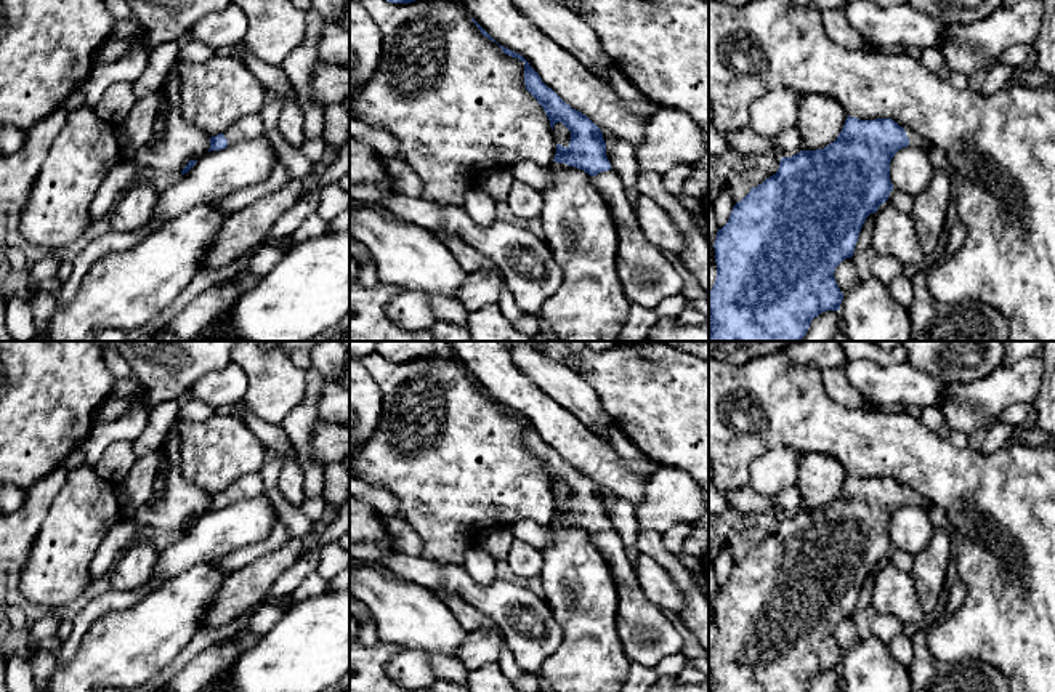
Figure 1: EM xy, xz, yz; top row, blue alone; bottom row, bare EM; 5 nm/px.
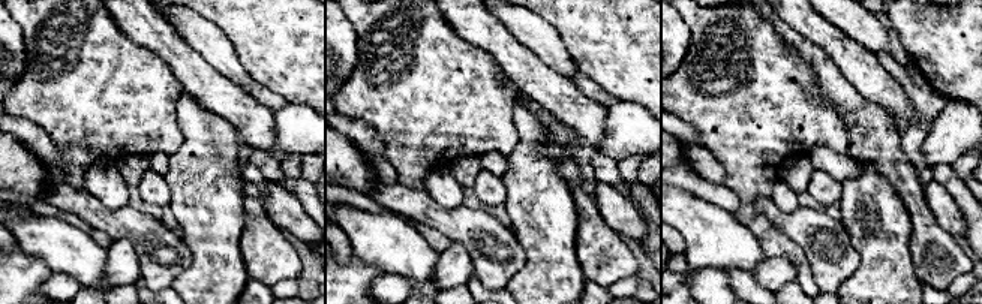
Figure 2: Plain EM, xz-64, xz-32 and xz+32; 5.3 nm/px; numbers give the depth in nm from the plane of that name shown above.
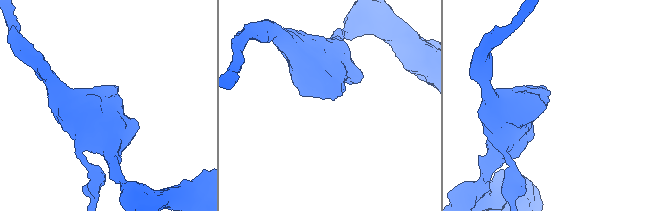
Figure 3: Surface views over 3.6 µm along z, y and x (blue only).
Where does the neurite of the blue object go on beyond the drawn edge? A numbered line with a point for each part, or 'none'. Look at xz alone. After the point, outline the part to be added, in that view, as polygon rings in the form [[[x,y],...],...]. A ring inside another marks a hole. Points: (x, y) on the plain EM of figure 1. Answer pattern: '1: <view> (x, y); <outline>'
1: xz (646, 636); [[[612,527],[590,540],[608,562],[617,586],[616,630],[627,658],[654,668],[667,655],[681,652],[683,638],[664,610],[641,593],[633,564]]]

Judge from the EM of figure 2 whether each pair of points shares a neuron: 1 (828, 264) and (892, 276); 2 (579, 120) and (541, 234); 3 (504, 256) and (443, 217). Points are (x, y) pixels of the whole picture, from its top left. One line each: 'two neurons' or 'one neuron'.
1: two neurons
2: two neurons
3: one neuron

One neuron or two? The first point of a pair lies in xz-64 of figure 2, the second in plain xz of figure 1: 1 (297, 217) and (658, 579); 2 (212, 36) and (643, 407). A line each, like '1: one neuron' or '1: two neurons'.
1: one neuron
2: two neurons

